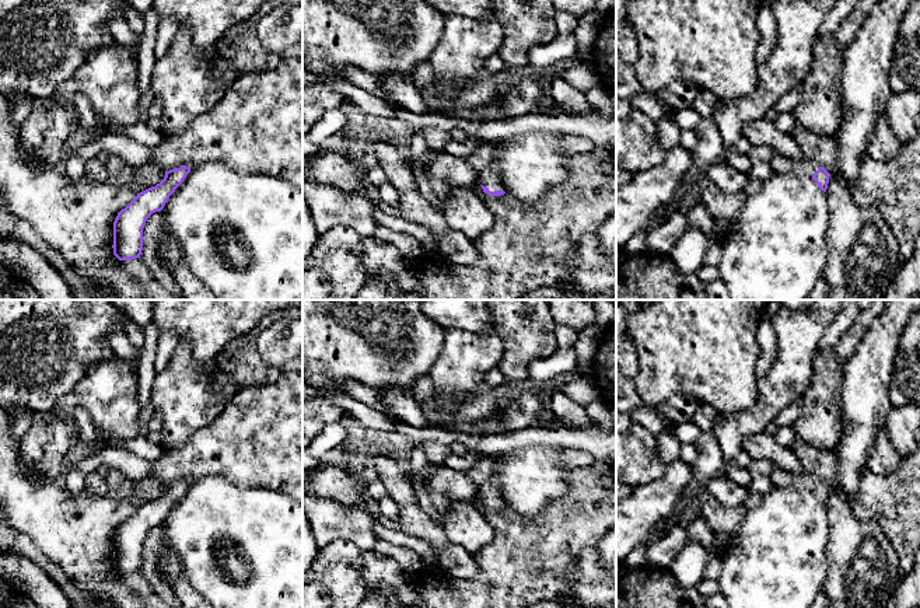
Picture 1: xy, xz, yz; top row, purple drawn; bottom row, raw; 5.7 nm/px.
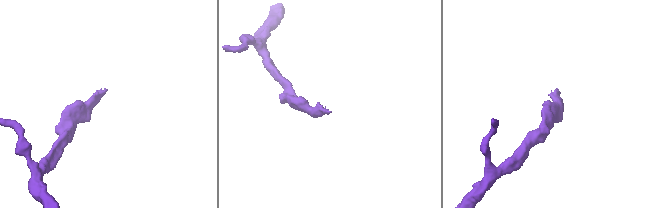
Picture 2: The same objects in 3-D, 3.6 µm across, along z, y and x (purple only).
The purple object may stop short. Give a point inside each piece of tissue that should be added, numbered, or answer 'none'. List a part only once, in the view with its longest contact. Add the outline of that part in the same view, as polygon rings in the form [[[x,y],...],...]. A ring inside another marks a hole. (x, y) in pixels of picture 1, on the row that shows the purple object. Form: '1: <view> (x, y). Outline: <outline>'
1: xz (481, 159). Outline: [[[482,143],[469,157],[468,161],[478,172],[476,184],[486,186],[492,193],[494,191],[504,191],[506,188],[492,165],[493,151],[496,143]]]

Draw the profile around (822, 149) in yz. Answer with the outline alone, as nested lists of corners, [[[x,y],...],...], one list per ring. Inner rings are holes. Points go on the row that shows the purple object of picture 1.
[[[800,125],[791,136],[805,160],[816,161],[829,174],[837,174],[837,143],[835,136],[821,136]]]

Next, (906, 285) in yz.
[[[920,235],[916,238],[913,255],[886,286],[882,300],[920,300]]]

